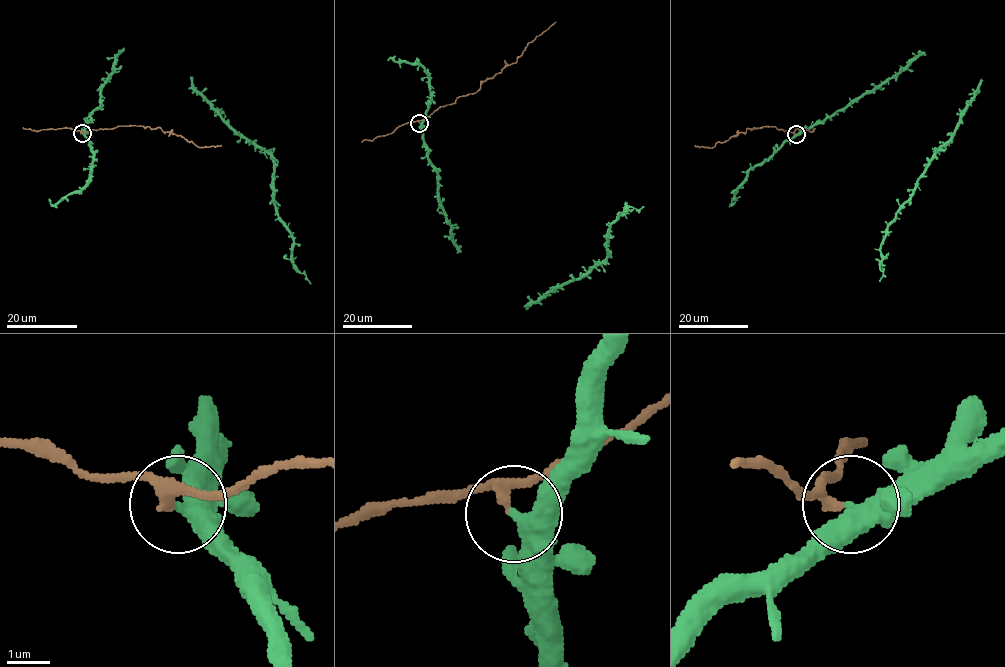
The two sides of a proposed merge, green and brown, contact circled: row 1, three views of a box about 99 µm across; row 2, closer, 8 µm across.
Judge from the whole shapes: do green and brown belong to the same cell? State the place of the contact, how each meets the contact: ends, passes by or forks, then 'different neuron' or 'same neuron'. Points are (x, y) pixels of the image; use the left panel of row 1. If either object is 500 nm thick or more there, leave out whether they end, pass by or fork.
at (82, 133); green passes by; brown passes by; different neuron

